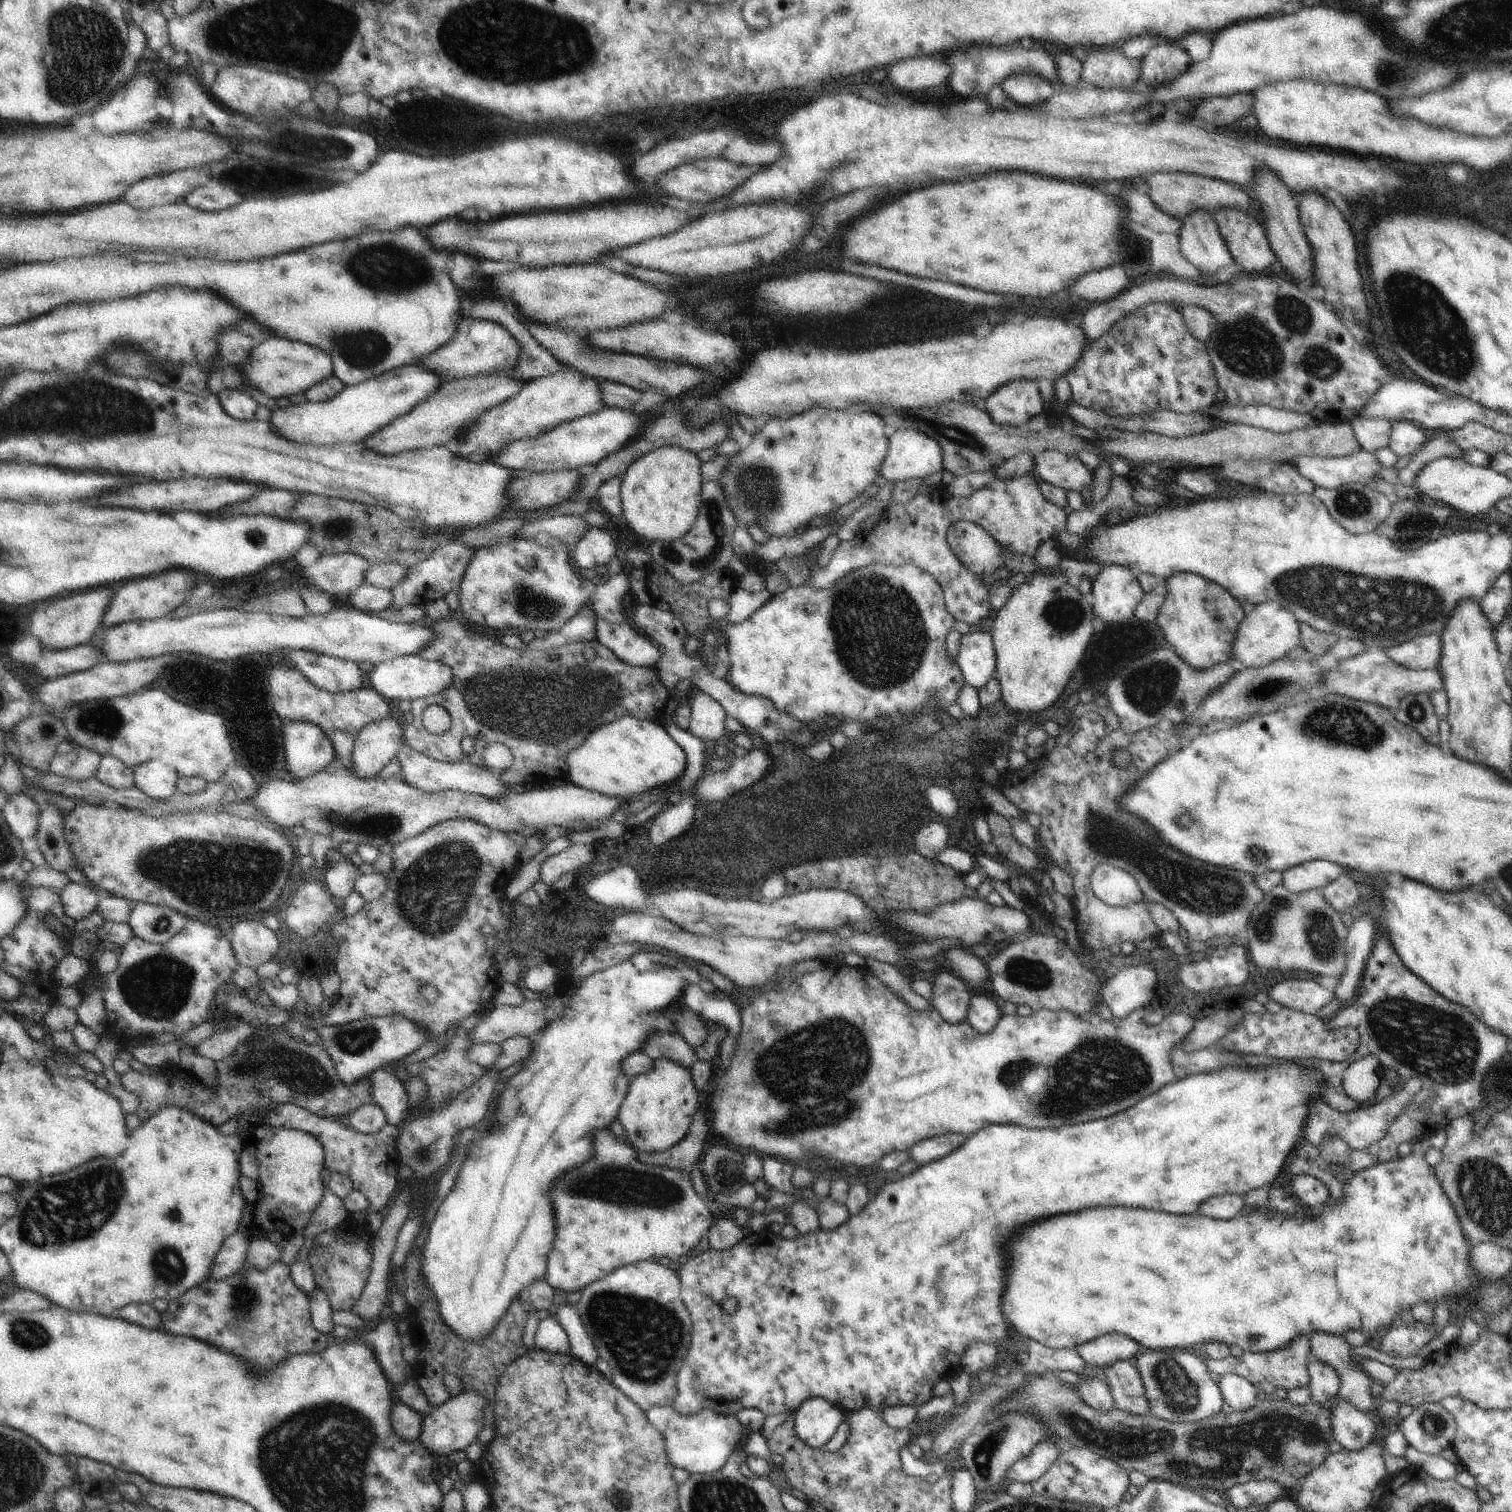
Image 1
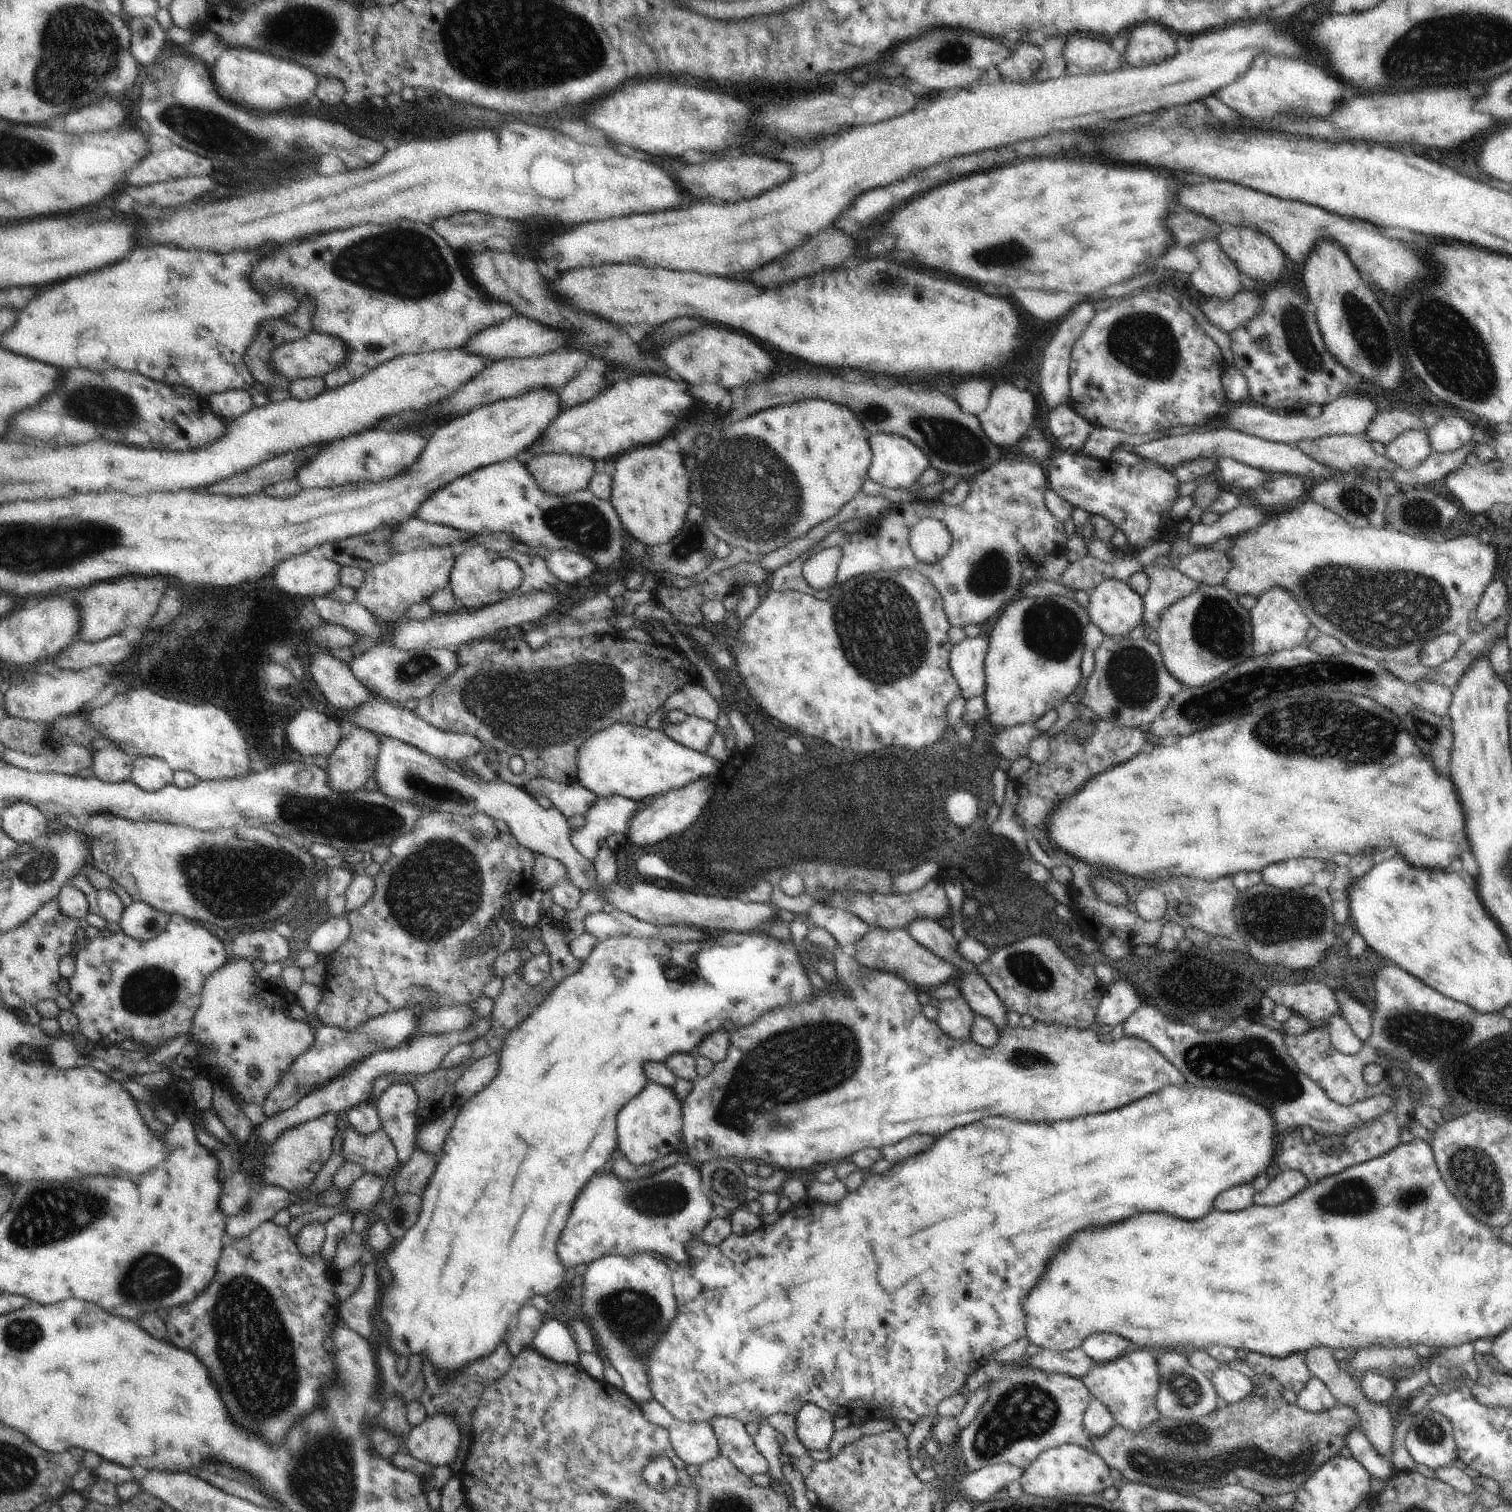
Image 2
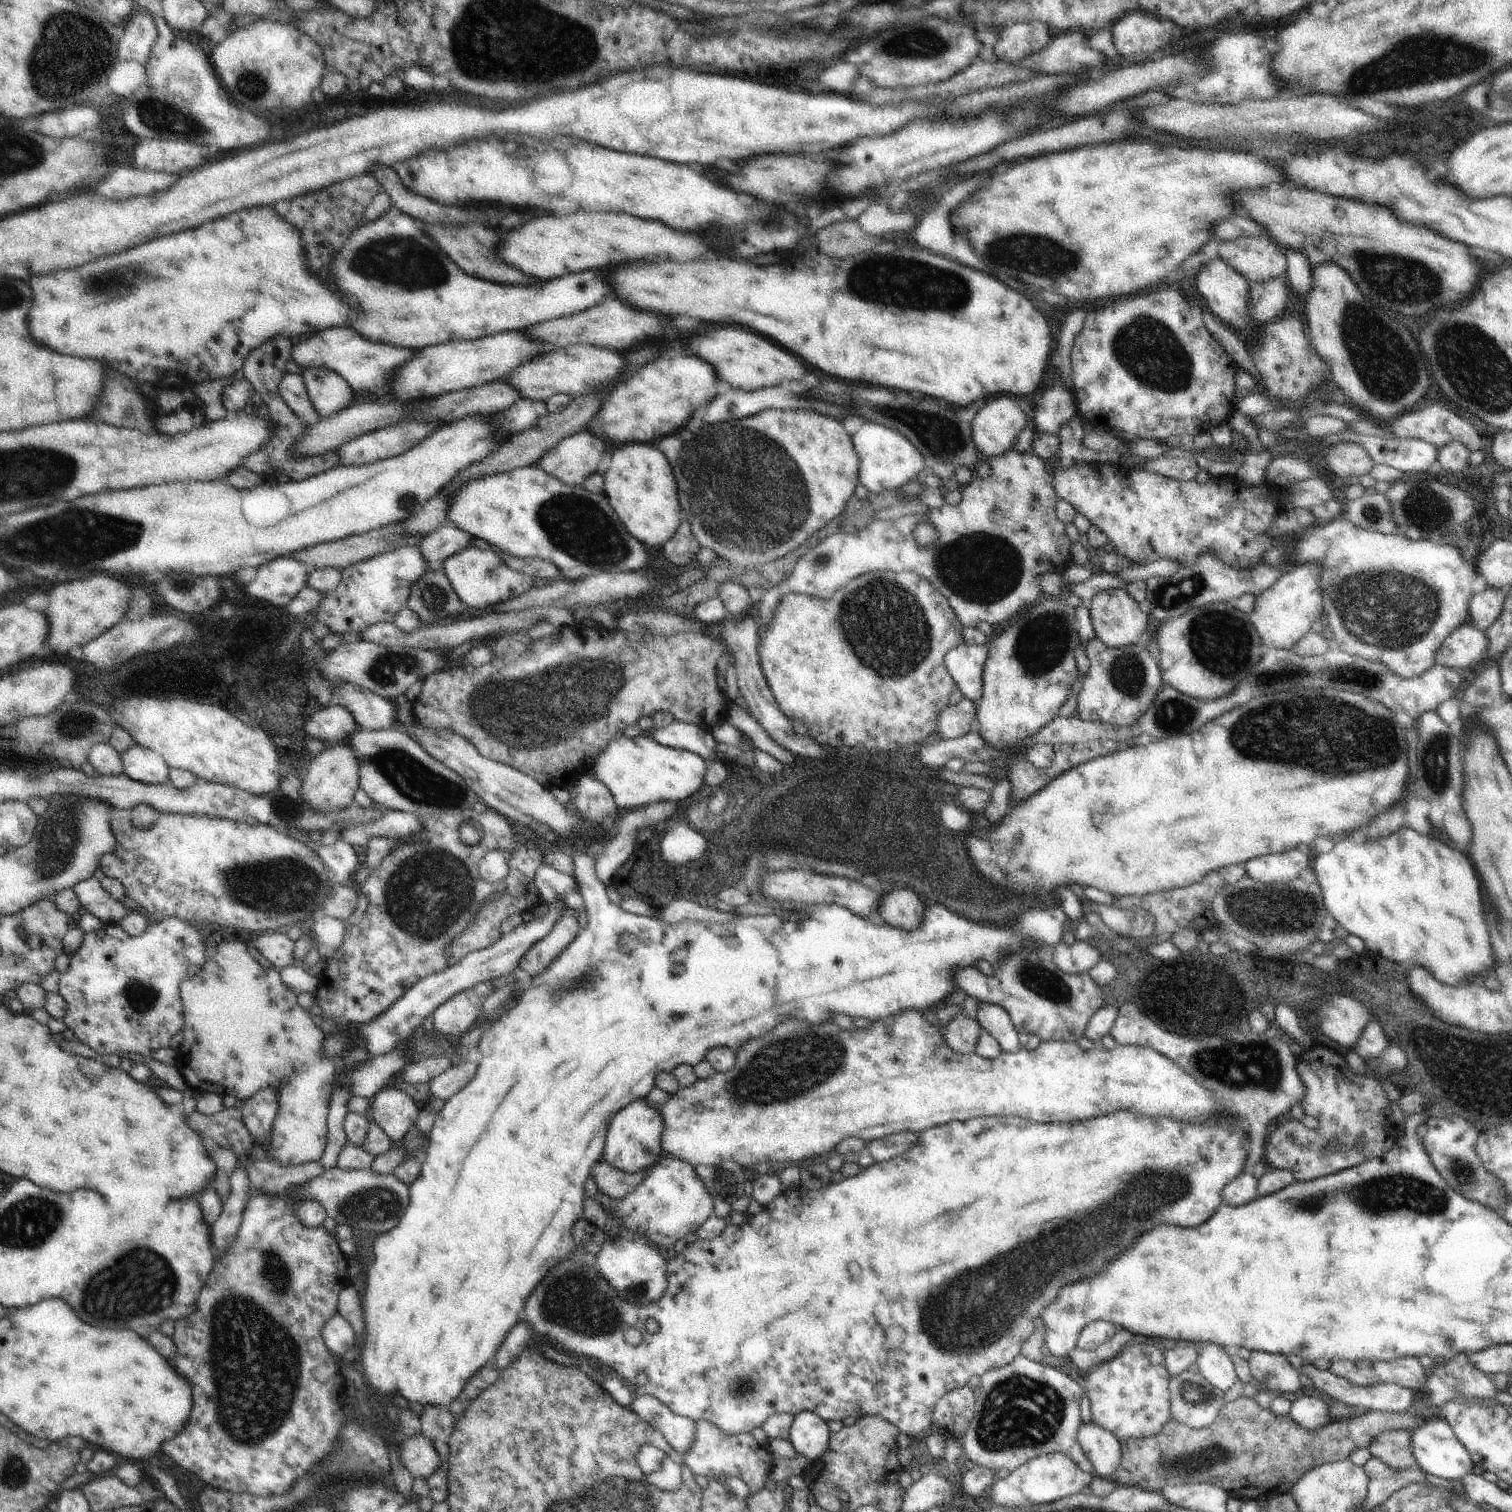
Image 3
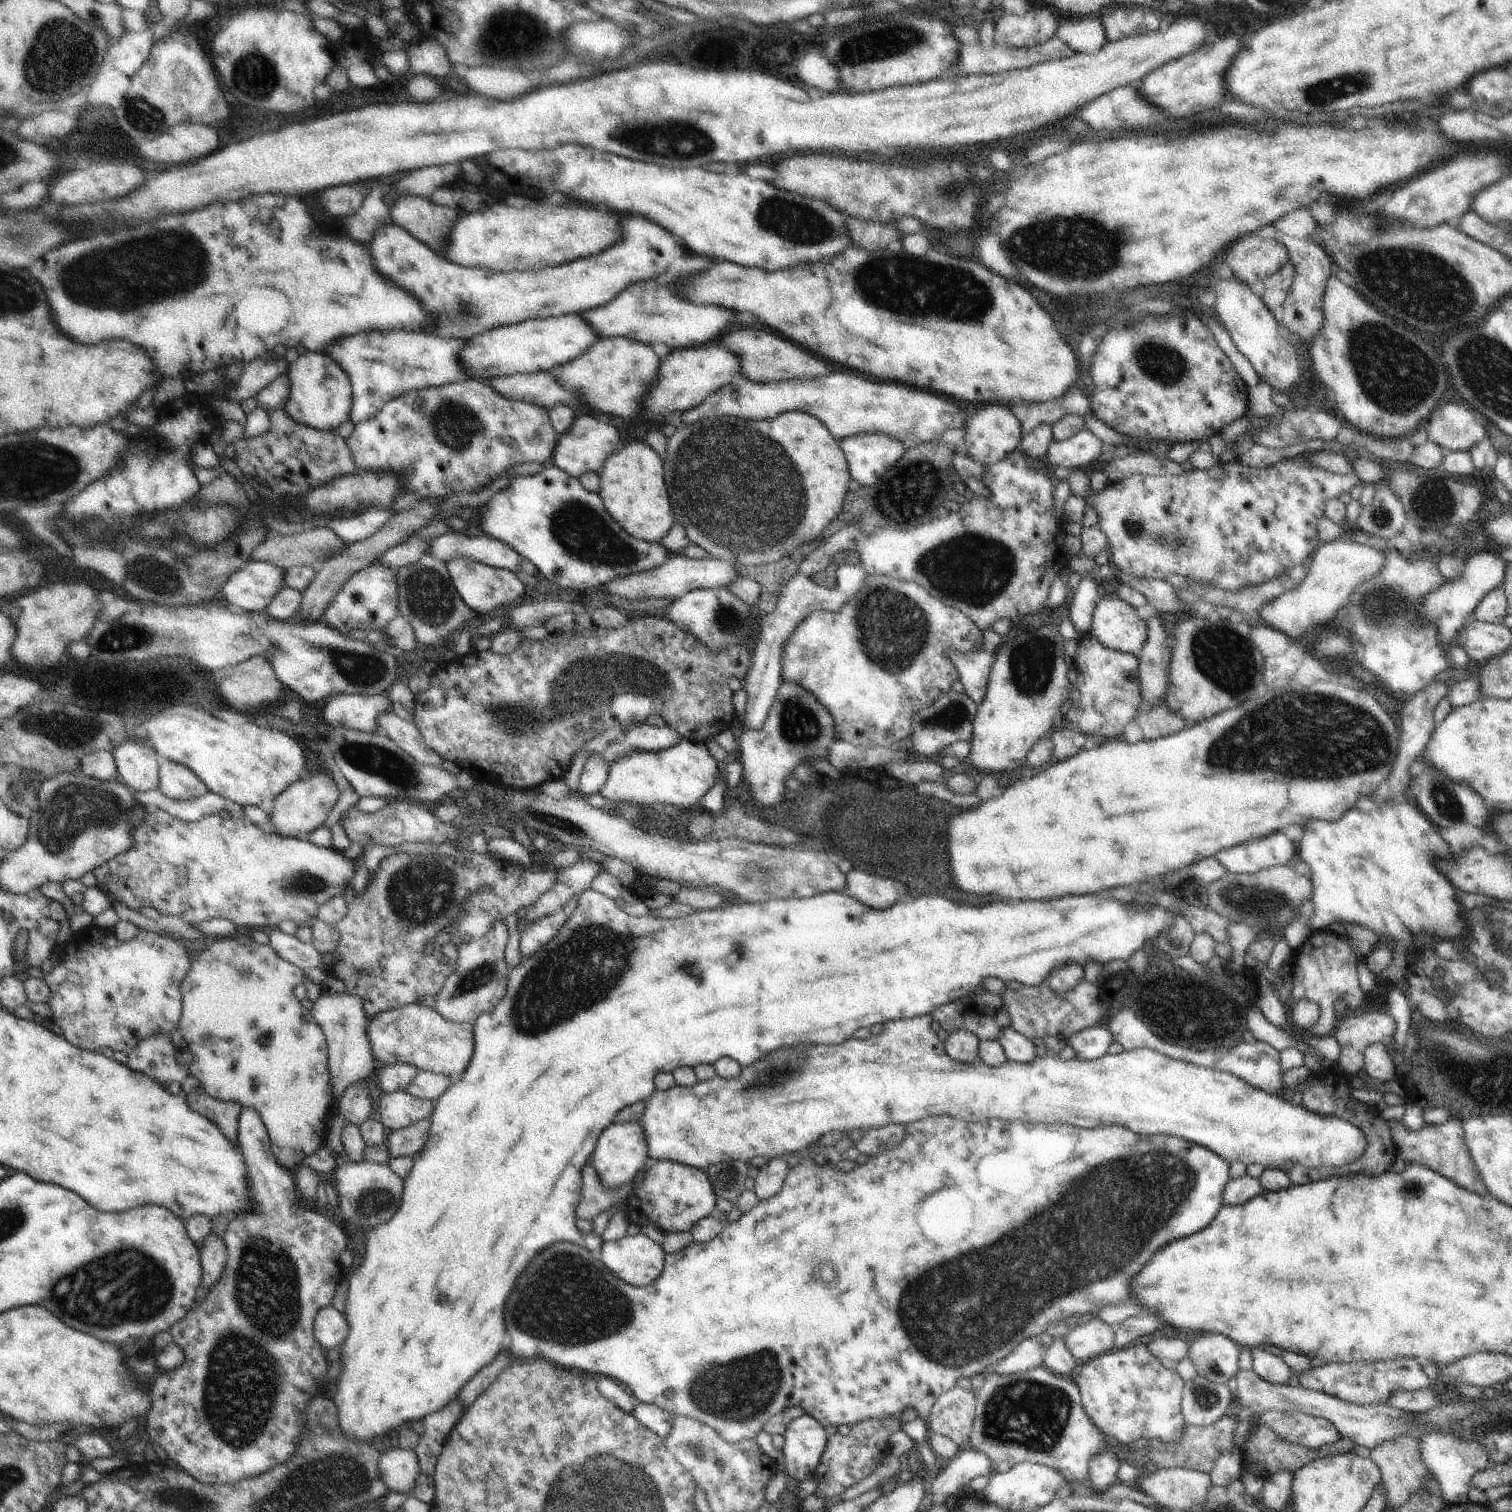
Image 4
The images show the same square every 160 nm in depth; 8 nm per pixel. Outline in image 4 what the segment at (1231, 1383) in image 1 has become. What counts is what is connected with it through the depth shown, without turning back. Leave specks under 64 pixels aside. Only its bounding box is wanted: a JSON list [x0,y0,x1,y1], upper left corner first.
[1187,1332,1241,1383]

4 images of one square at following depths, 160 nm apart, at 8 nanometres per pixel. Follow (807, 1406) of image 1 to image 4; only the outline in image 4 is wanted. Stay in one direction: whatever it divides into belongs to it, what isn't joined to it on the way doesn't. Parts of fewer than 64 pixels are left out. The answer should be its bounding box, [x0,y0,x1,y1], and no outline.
[782,1414,829,1481]

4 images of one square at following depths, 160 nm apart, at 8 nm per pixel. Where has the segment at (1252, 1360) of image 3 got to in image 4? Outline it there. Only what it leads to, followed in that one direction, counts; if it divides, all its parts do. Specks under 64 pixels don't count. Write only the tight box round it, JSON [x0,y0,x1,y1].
[1252,1347,1292,1385]

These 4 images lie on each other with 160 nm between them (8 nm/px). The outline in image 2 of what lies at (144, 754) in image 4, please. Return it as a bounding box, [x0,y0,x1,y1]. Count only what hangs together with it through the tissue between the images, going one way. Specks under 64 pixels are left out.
[131,756,173,792]

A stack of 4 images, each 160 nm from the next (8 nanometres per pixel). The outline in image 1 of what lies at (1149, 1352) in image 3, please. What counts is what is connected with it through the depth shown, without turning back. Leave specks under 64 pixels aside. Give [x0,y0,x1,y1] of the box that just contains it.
[1105,1361,1149,1415]

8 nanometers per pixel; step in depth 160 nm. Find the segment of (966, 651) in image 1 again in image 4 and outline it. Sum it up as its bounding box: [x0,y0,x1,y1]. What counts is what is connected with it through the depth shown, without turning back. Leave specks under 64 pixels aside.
[948,649,996,706]

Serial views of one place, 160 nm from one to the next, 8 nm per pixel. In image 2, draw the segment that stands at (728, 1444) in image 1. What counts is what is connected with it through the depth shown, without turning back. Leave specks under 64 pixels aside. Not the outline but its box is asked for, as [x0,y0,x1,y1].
[639,1398,720,1468]

